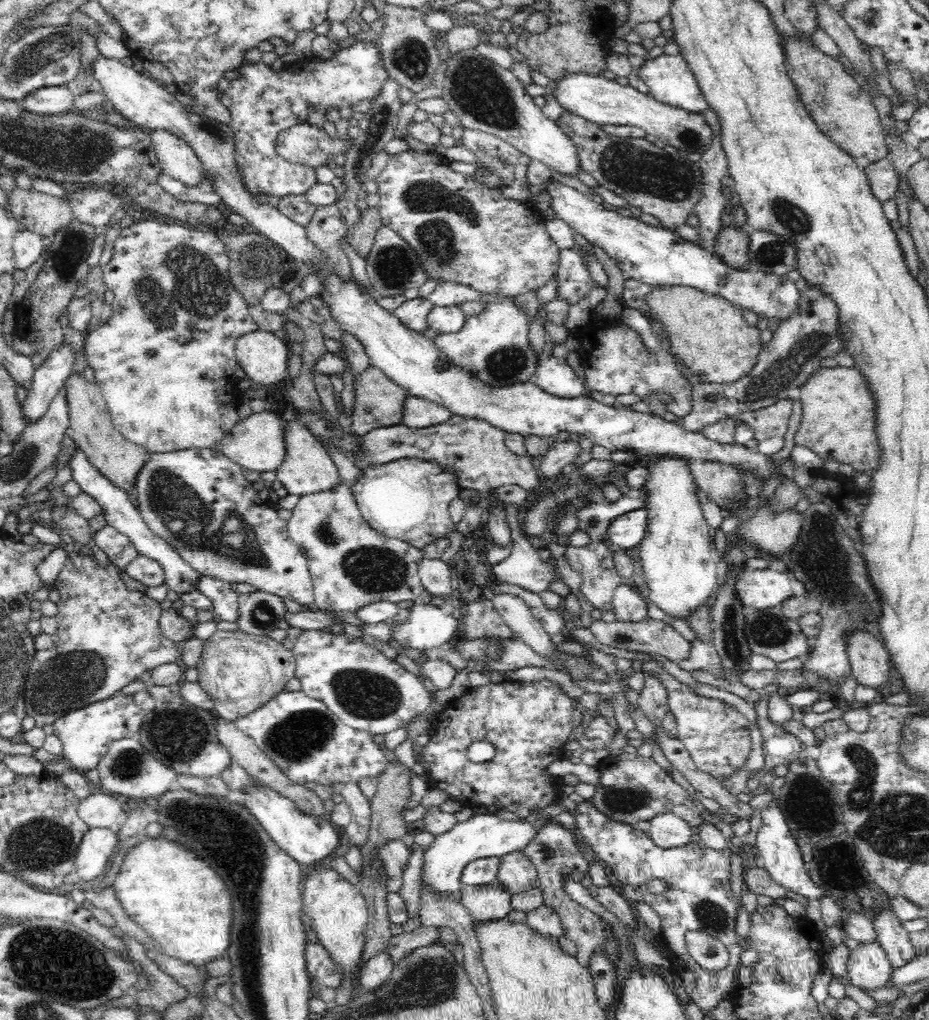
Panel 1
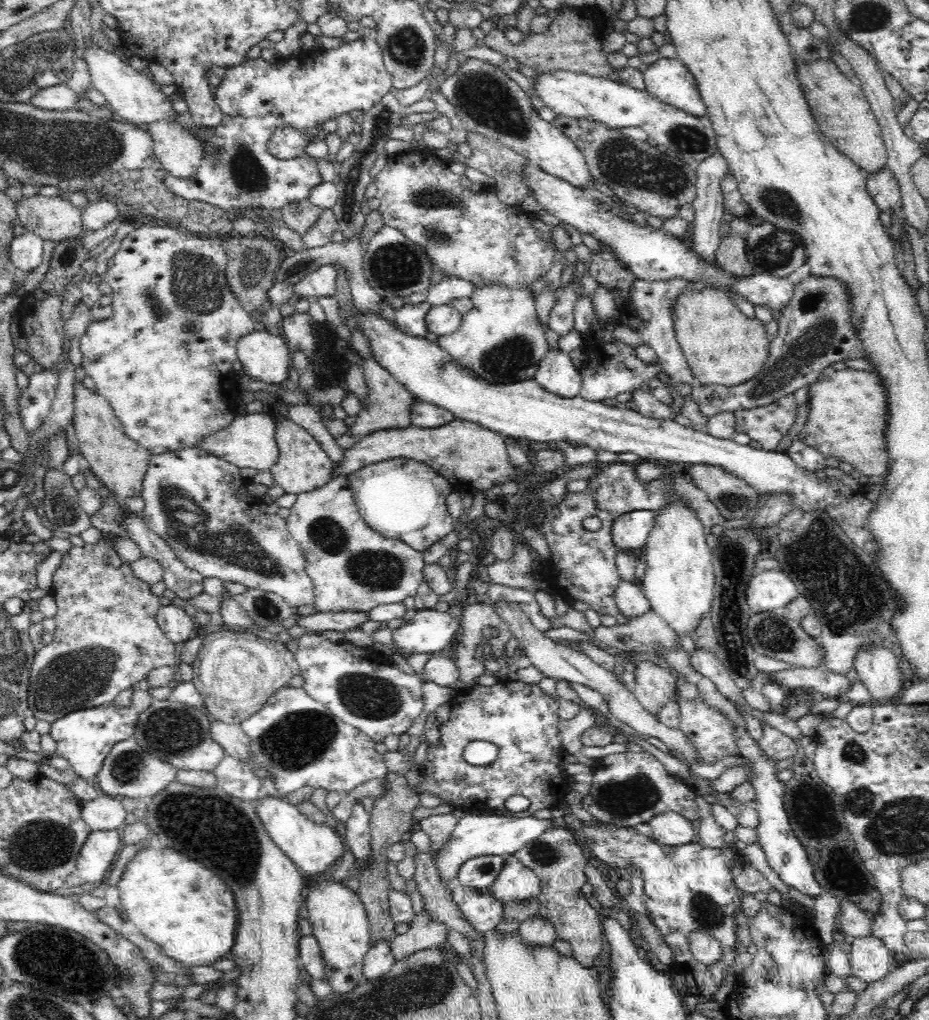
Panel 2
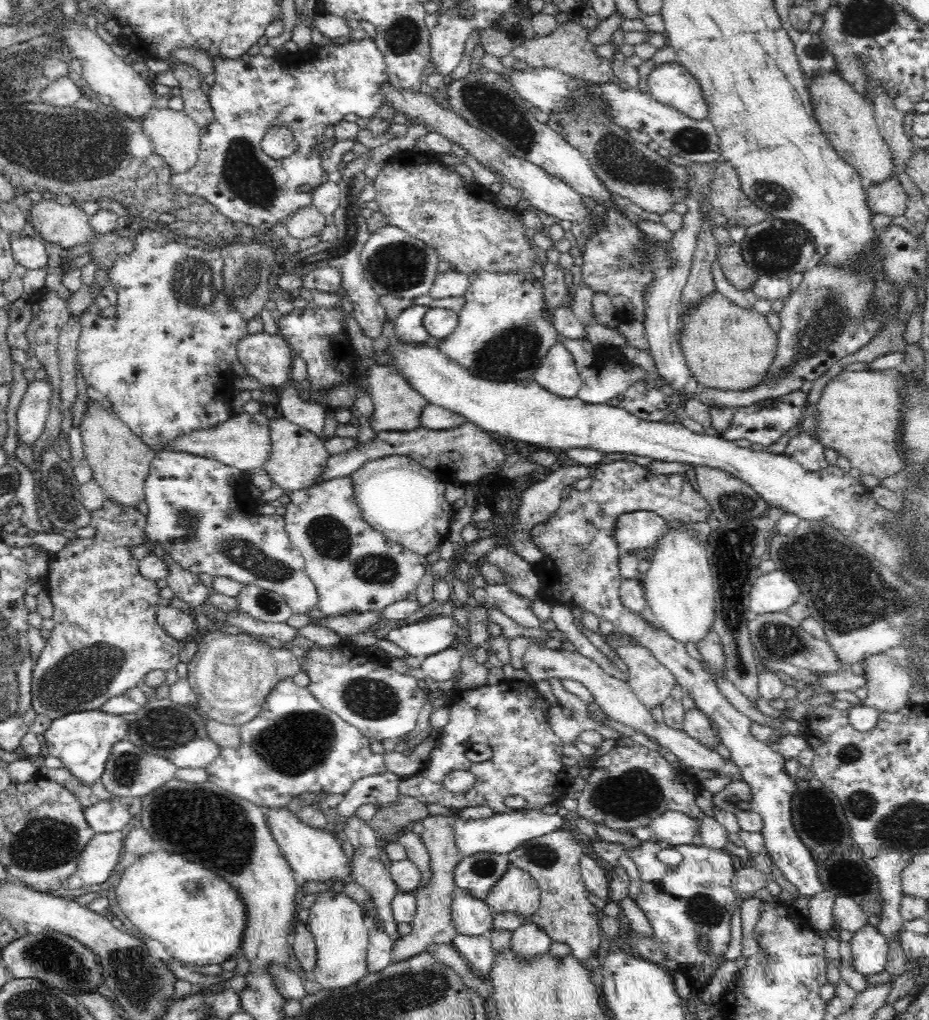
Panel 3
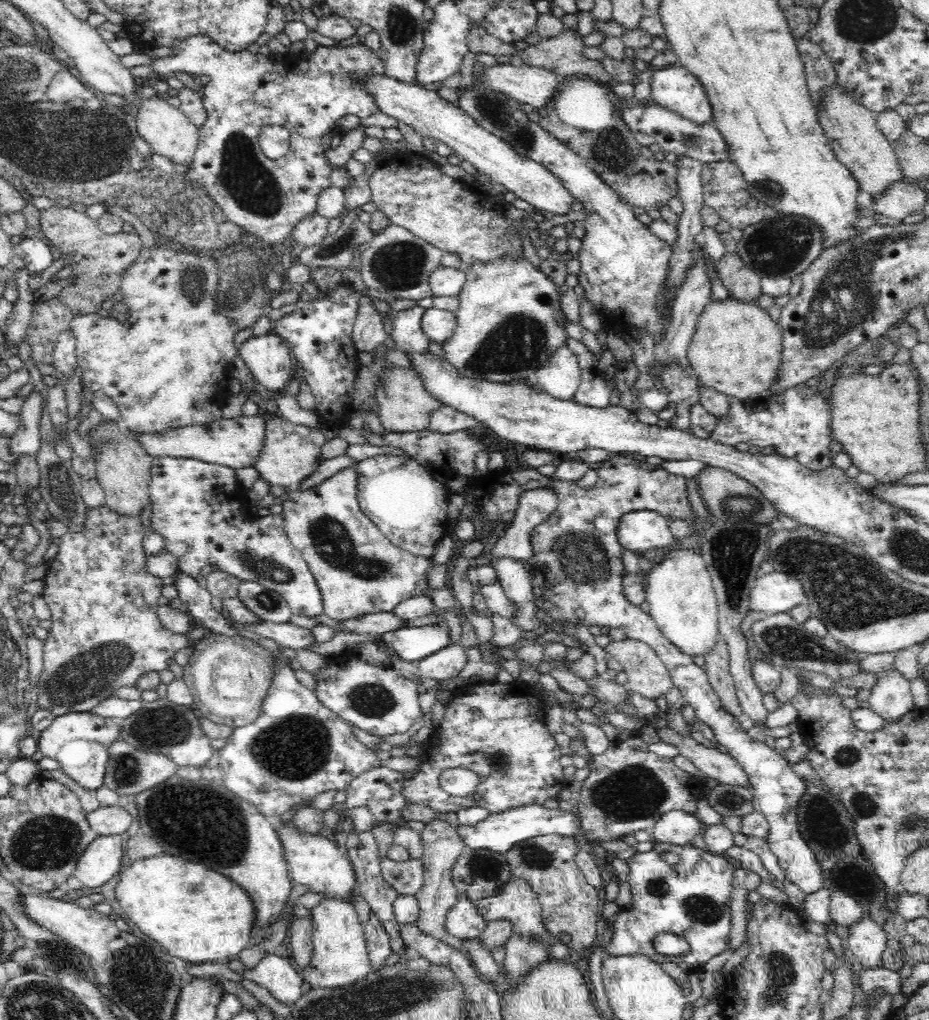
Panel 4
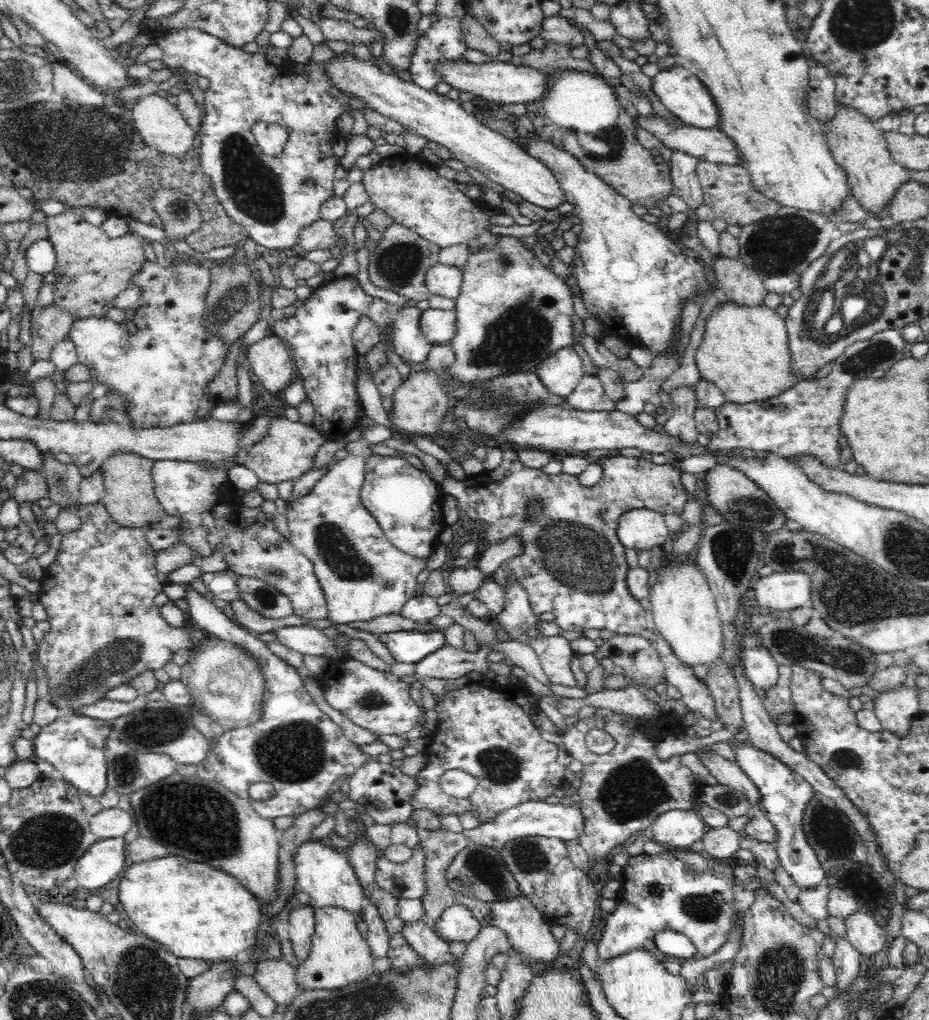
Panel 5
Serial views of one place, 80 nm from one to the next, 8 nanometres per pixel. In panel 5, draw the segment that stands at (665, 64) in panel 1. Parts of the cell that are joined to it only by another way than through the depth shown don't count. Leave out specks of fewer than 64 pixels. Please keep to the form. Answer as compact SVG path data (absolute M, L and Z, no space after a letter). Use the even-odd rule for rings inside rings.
M674 64L669 69L661 70L651 79L654 81L652 91L654 91L656 99L662 103L664 109L697 129L720 130L720 109L716 107L708 88L704 87L704 84L695 74L692 74L683 66Z

